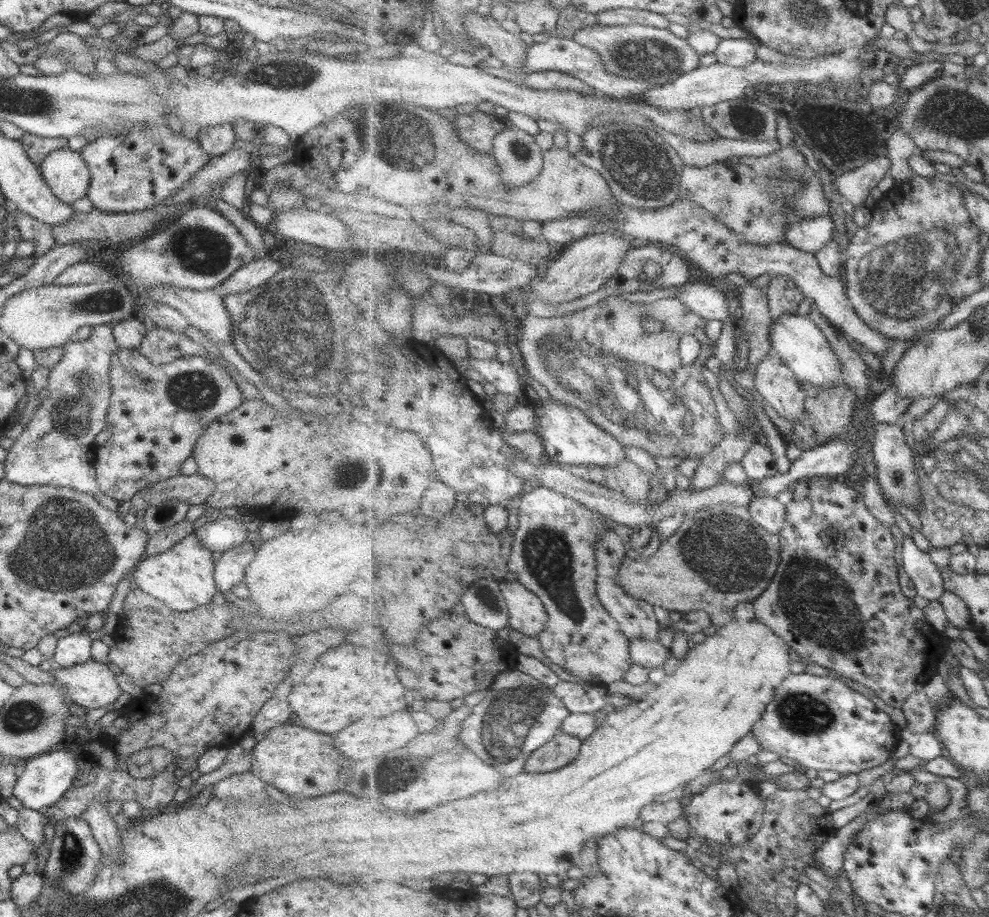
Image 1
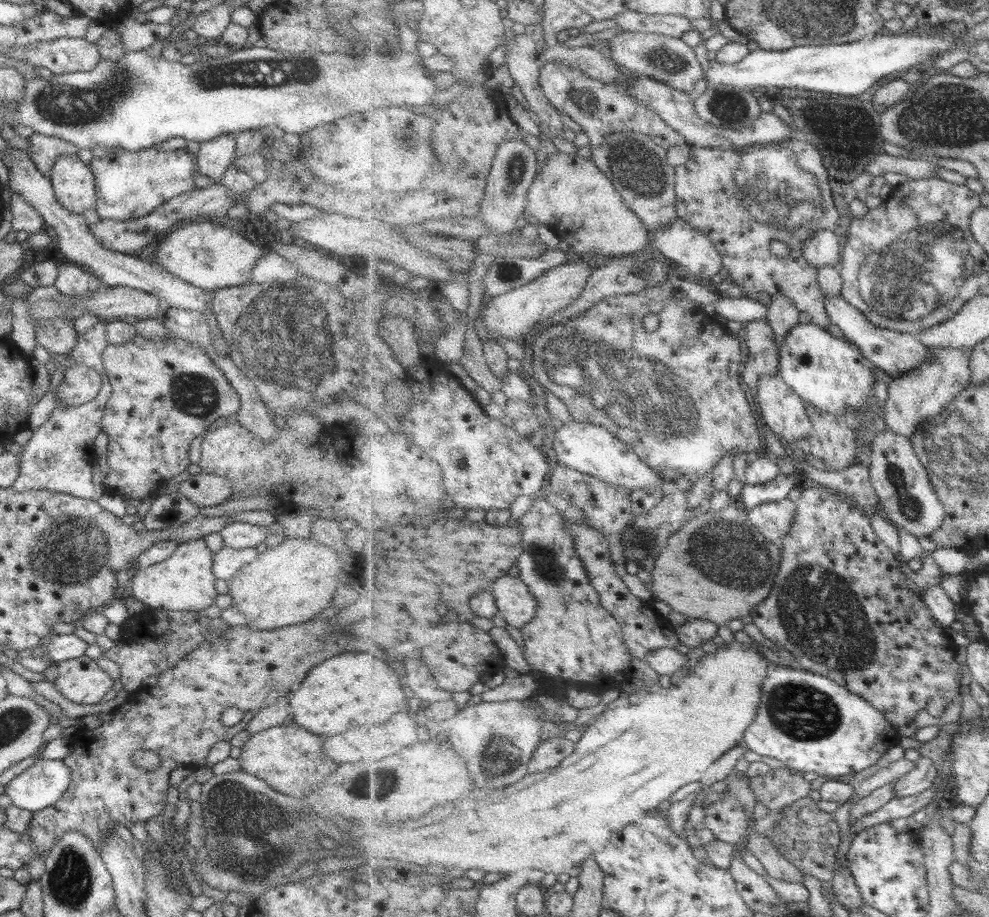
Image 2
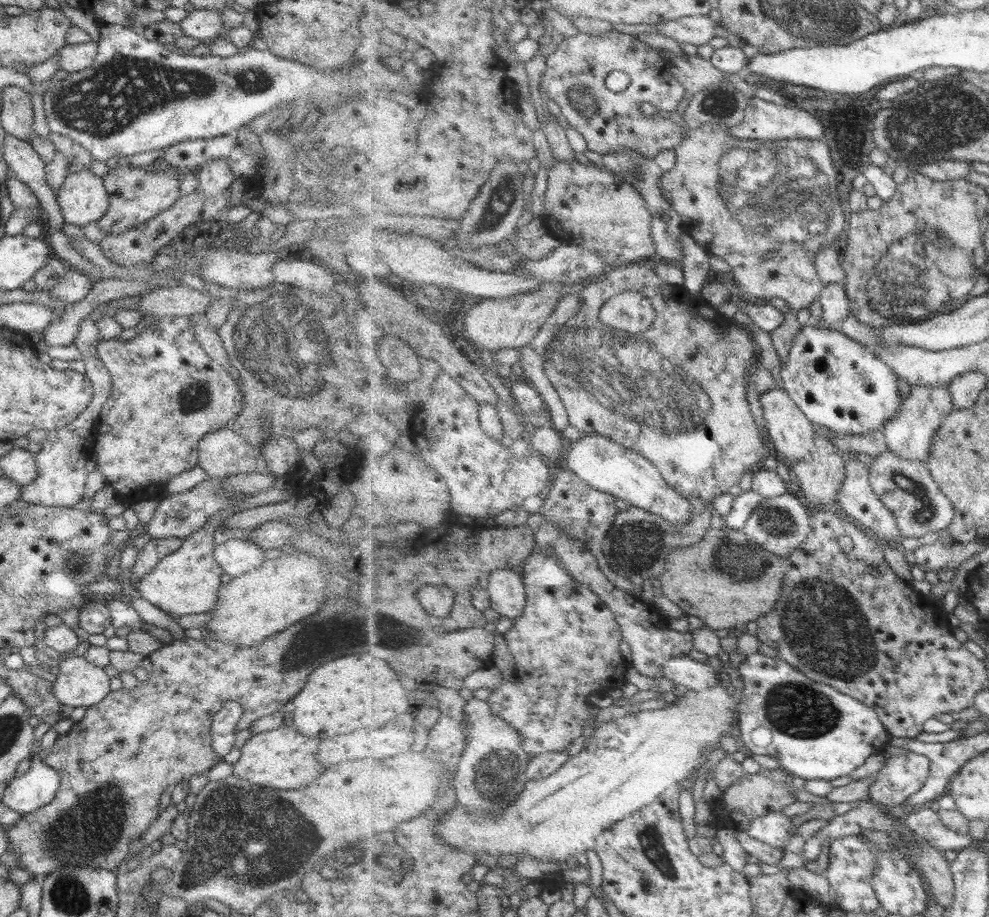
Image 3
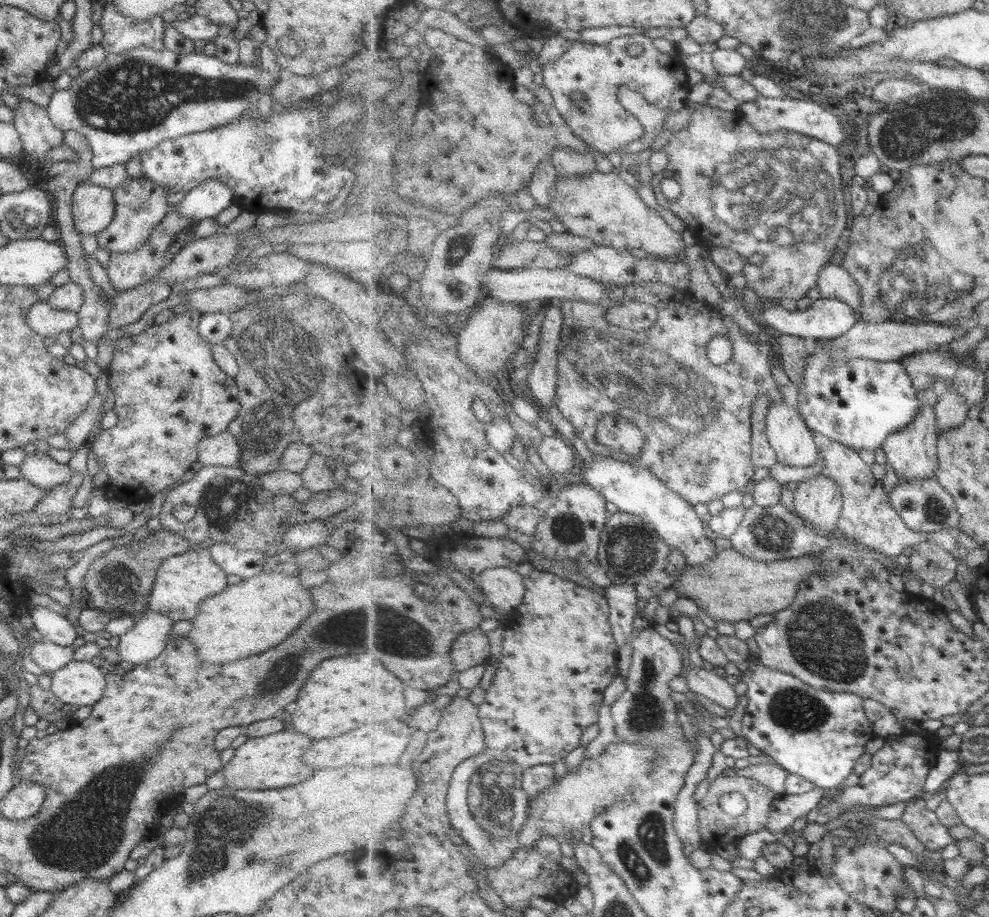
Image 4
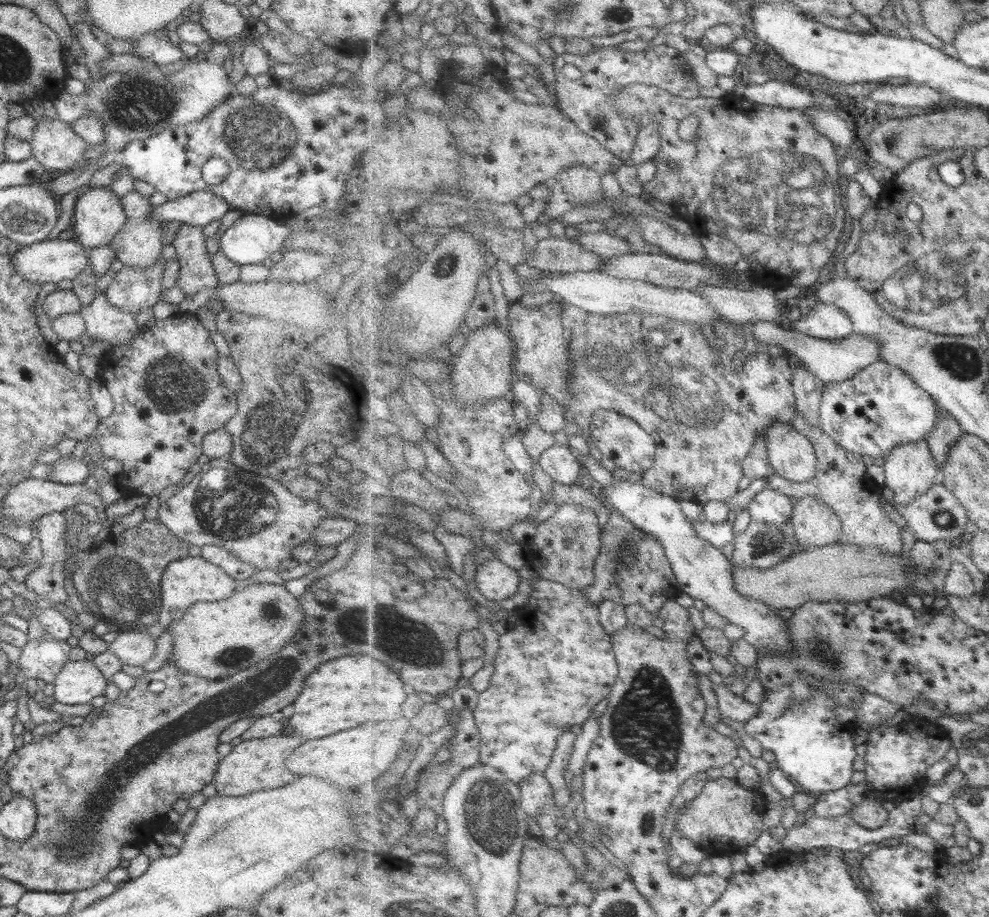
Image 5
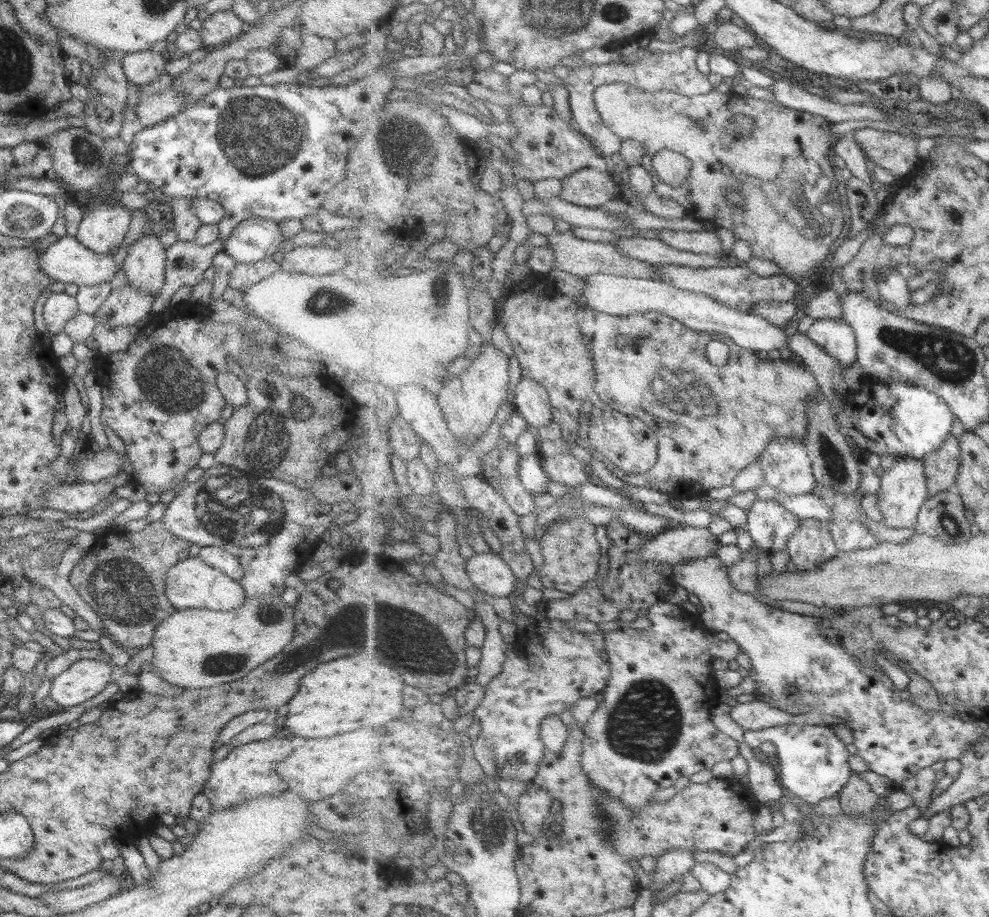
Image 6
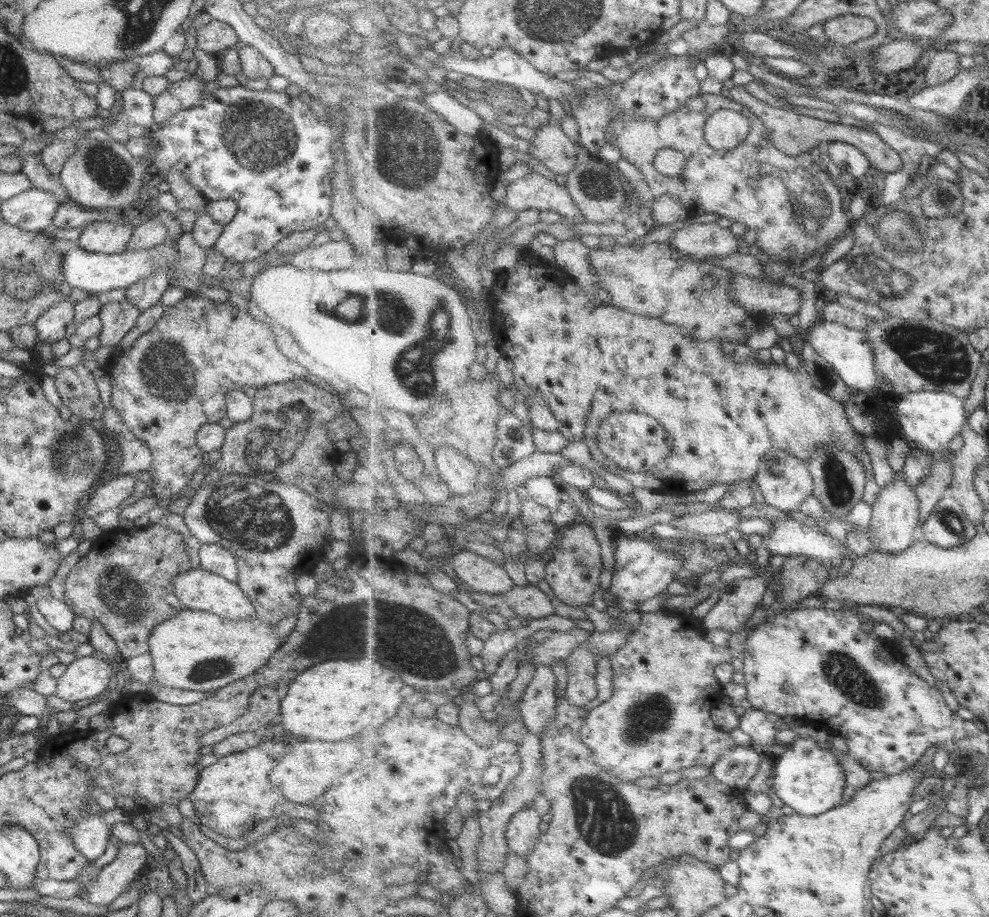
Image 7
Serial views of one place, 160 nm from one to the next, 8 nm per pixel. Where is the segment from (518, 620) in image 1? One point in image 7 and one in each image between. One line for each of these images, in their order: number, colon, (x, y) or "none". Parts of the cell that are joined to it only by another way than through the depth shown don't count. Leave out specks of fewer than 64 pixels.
2: (517, 604)
3: (508, 589)
4: (504, 587)
5: (497, 580)
6: (489, 571)
7: (478, 571)

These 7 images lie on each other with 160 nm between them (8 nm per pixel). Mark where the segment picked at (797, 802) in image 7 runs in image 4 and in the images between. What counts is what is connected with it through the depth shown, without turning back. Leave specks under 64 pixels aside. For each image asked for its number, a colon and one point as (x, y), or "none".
4: (818, 734)
5: (816, 749)
6: (815, 764)

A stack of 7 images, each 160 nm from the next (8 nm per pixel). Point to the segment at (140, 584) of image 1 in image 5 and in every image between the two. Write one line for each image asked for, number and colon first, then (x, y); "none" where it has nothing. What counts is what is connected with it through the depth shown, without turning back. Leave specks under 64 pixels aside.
2: (184, 582)
3: (187, 581)
4: (183, 581)
5: (185, 581)

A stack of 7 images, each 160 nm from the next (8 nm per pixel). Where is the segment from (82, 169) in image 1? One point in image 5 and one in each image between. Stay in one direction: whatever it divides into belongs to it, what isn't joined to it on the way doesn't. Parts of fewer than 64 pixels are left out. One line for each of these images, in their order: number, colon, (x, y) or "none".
2: (73, 183)
3: (83, 199)
4: (93, 208)
5: (98, 216)

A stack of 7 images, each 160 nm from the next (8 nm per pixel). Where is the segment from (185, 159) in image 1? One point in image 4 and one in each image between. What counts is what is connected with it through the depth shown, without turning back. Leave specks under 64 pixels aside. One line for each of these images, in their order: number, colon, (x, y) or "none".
2: (129, 184)
3: (135, 194)
4: (140, 204)

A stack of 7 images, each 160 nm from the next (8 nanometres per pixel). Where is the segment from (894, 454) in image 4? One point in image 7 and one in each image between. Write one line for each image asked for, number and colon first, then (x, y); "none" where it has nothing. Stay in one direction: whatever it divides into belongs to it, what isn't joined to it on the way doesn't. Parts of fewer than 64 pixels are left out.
5: (911, 470)
6: (905, 490)
7: (896, 526)

